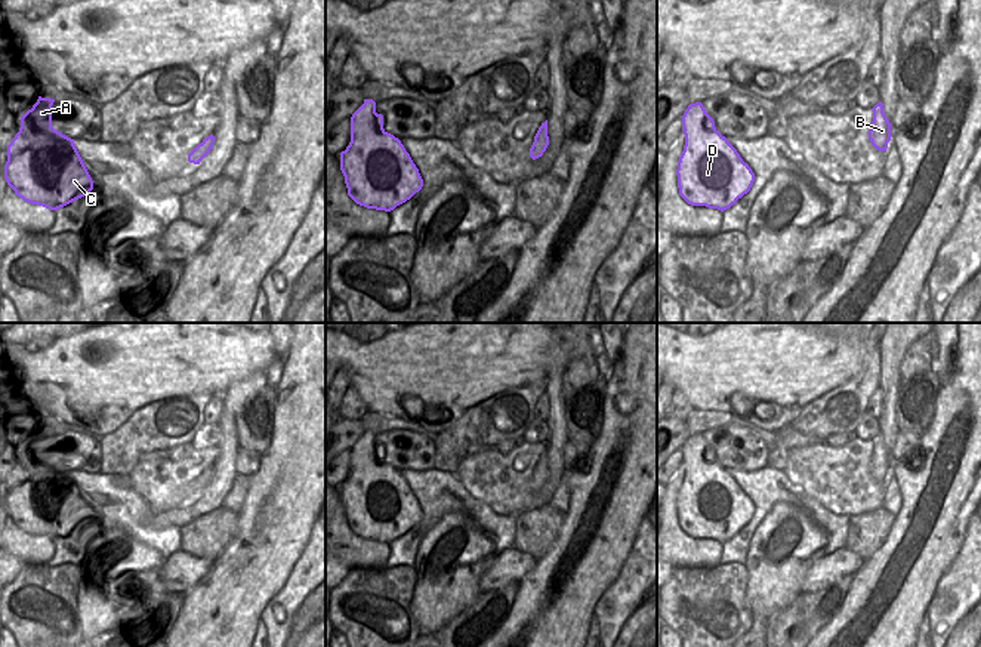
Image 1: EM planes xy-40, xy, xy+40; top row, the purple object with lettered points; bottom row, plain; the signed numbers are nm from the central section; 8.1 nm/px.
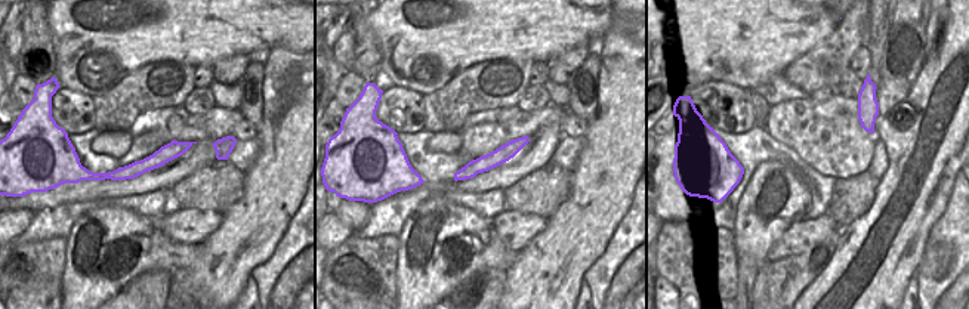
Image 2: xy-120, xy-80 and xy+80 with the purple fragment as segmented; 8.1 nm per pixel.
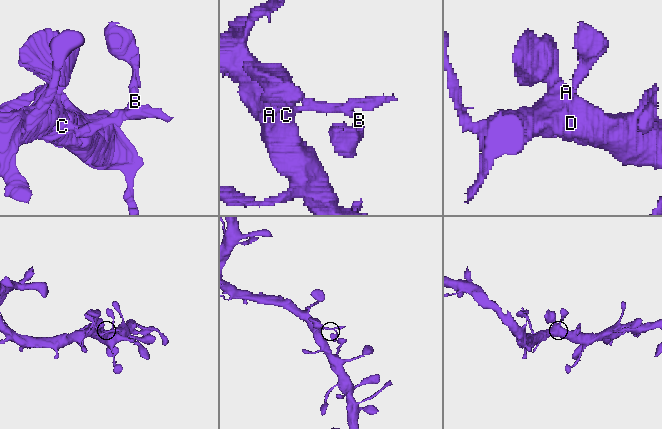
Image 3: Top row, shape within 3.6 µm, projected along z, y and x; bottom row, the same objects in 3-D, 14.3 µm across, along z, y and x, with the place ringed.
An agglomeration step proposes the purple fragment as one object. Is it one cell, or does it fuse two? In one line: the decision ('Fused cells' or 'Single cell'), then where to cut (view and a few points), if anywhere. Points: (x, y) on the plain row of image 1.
Single cell. No split.

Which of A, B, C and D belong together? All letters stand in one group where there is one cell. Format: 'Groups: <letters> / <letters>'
Groups: A B C D.

